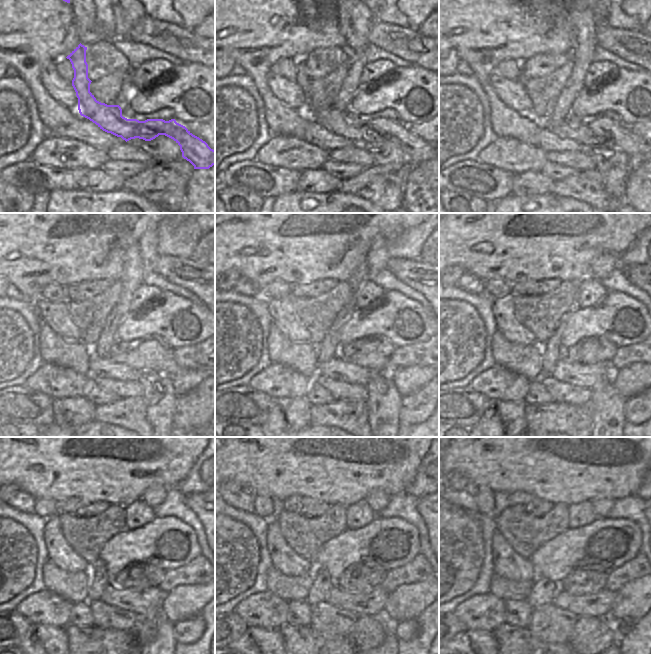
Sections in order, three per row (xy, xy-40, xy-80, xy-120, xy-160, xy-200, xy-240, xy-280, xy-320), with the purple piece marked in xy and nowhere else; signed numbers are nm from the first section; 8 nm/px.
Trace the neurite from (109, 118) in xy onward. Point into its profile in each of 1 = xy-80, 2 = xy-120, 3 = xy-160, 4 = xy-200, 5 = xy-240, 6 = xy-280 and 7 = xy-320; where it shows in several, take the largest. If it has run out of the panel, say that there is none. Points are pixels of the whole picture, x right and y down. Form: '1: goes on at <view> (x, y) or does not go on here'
1: goes on at xy-80 (603, 131)
2: goes on at xy-120 (152, 353)
3: goes on at xy-160 (374, 353)
4: goes on at xy-200 (600, 350)
5: goes on at xy-240 (156, 574)
6: goes on at xy-280 (379, 575)
7: goes on at xy-320 (602, 578)

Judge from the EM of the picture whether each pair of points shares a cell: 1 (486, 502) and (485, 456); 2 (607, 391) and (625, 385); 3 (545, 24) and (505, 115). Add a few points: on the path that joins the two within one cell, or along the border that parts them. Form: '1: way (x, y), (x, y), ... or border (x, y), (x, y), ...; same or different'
1: border (478, 486), (488, 486), (493, 491); different
2: border (611, 375), (611, 383), (625, 399); different
3: way (518, 35), (485, 67), (485, 84), (487, 88); same

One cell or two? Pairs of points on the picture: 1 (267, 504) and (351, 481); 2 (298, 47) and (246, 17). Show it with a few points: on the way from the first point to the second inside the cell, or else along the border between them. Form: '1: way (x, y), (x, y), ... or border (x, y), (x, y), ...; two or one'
1: border (256, 494), (266, 494), (272, 499); two
2: way (285, 34), (278, 27), (259, 23); one

